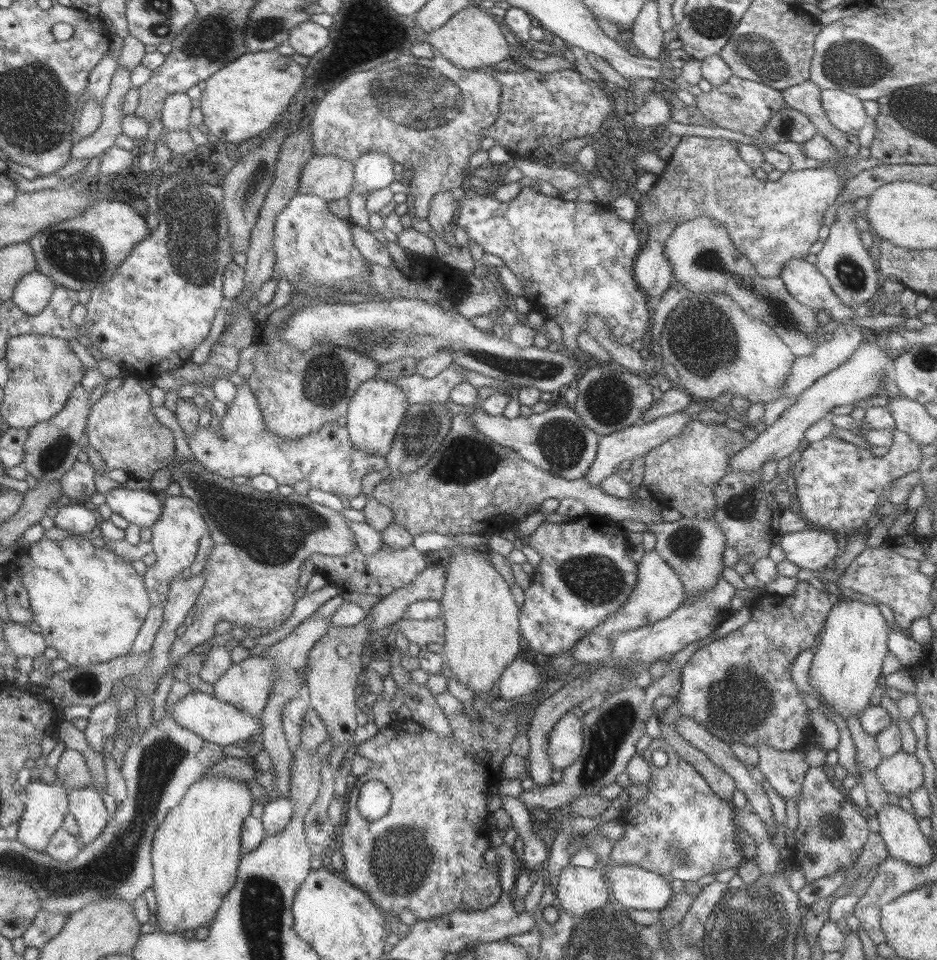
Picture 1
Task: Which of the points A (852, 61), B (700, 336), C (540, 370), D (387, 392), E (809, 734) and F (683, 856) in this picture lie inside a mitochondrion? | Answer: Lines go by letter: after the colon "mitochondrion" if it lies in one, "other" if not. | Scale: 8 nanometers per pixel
A: mitochondrion
B: mitochondrion
C: mitochondrion
D: other
E: other
F: mitochondrion

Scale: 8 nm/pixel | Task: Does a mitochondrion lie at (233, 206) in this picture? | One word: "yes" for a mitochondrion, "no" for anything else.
yes

